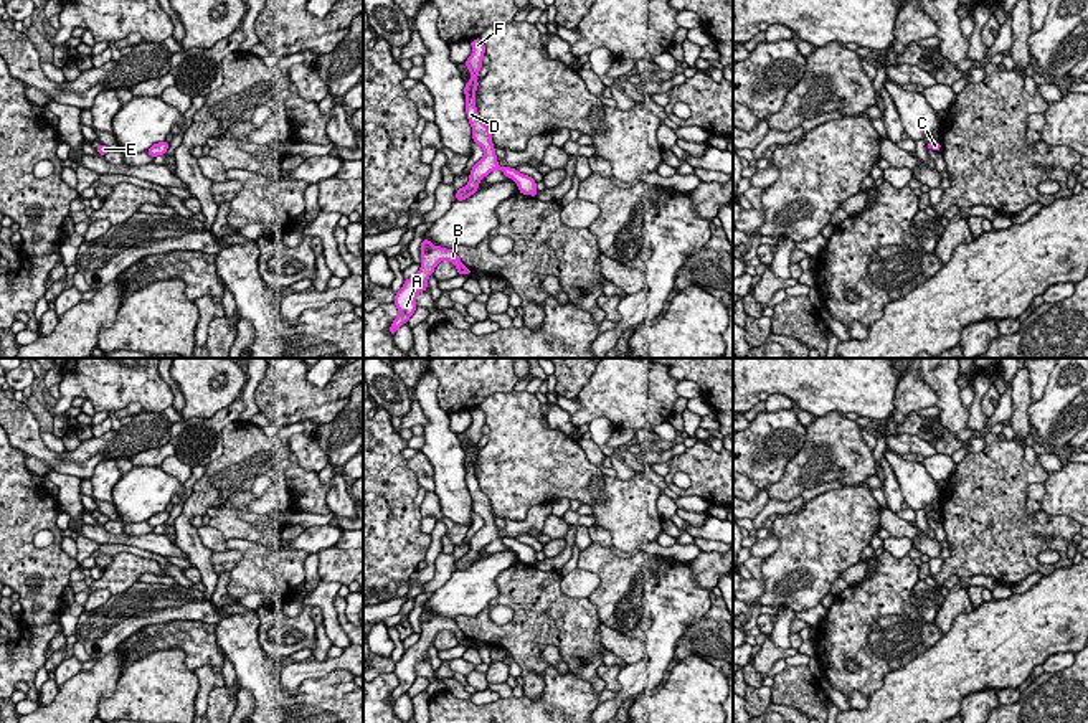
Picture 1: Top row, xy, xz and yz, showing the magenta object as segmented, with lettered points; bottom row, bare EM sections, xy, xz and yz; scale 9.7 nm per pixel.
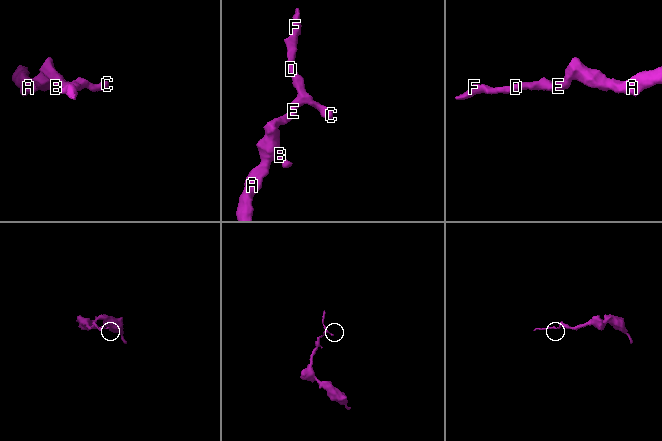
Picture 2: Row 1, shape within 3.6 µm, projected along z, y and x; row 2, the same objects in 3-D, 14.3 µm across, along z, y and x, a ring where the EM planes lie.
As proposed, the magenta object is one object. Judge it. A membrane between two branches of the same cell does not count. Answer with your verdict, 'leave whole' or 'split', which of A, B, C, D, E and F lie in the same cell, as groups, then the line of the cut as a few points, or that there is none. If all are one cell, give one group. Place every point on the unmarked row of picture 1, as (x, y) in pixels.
leave whole | A B C D E F | no cut

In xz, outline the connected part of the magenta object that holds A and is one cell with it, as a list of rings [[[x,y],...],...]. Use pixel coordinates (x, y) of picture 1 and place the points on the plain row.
[[[423,609],[421,612],[421,637],[419,640],[404,650],[403,657],[395,664],[395,675],[398,678],[398,687],[393,690],[390,697],[390,703],[395,705],[395,702],[403,695],[408,693],[409,687],[414,683],[418,673],[416,665],[423,660],[428,660],[428,649],[434,642],[434,637],[441,631],[449,631],[456,636],[457,644],[472,644],[471,639],[467,639],[456,621],[446,619],[441,616],[434,616],[429,609]]]

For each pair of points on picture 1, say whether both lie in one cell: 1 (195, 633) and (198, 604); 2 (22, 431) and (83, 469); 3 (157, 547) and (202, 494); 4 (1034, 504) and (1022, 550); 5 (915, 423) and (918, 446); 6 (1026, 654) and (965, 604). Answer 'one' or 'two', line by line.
1: two
2: one
3: two
4: two
5: two
6: two

